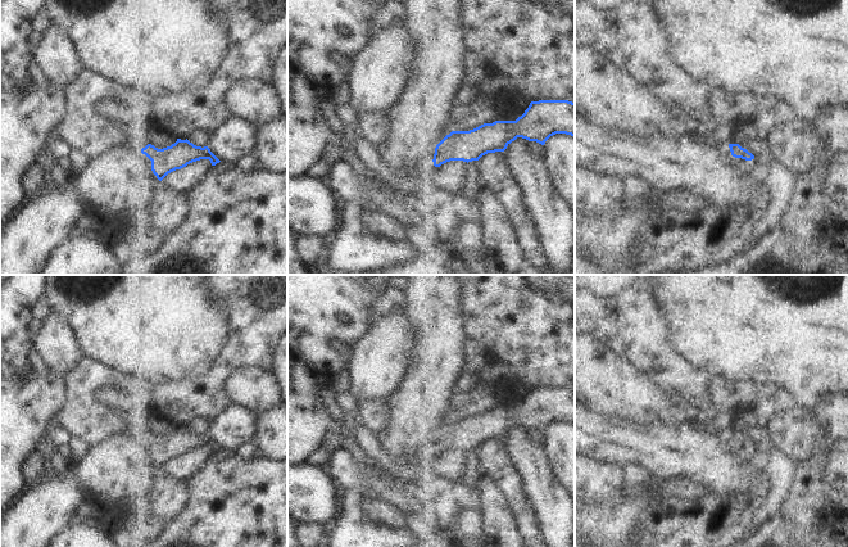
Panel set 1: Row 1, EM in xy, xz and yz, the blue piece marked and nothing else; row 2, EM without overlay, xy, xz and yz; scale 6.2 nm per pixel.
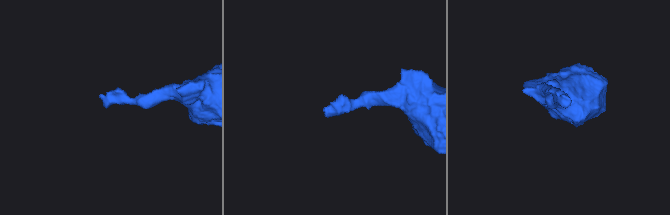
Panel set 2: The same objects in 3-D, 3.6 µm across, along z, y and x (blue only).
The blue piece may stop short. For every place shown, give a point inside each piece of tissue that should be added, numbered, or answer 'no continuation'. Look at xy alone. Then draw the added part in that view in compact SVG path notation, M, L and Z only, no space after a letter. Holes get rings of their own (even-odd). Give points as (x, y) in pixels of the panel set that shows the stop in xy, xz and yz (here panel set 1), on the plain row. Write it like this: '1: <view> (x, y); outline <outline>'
1: xy (136, 429); outline M113 421L113 428L119 429L124 431L128 435L132 435L135 438L141 438L149 431L149 428L145 422L118 422Z

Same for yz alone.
1: yz (754, 420); outline M753 410L750 413L745 416L744 422L738 428L736 431L747 437L753 443L756 443L756 438L753 437L752 433L754 430L762 430L763 426L765 426L765 420L761 411Z

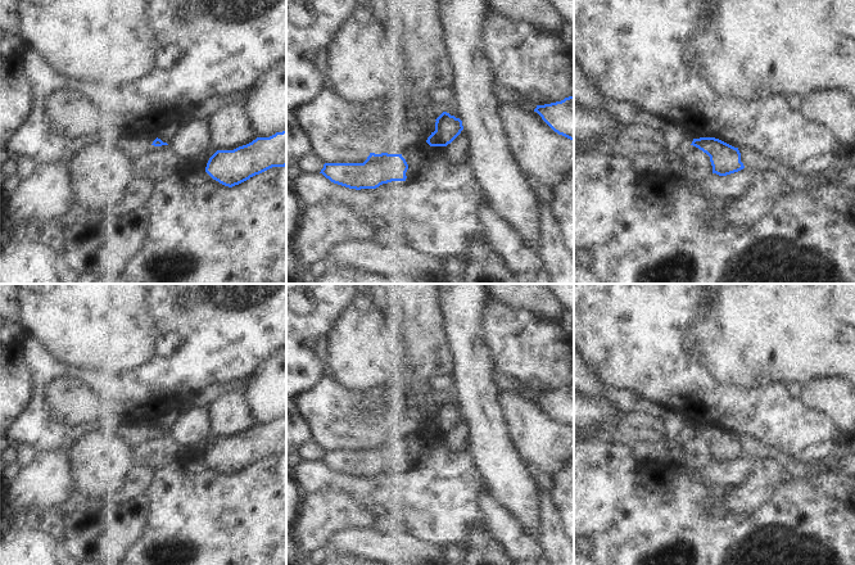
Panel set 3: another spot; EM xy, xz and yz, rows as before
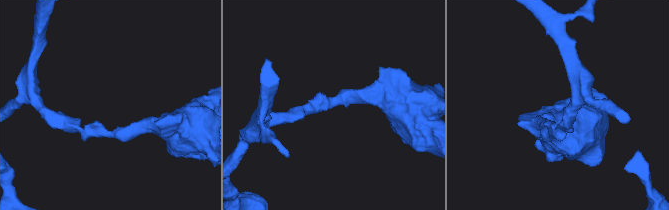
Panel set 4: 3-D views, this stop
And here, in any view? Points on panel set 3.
no continuation

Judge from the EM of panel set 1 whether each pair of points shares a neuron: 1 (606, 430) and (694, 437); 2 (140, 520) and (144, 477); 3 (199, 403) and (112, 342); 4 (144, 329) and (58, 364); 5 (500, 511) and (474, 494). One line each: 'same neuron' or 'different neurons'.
1: same neuron
2: different neurons
3: different neurons
4: different neurons
5: different neurons

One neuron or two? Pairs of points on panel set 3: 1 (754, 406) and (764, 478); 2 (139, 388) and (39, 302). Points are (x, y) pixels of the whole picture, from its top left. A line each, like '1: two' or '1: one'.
1: two
2: two

